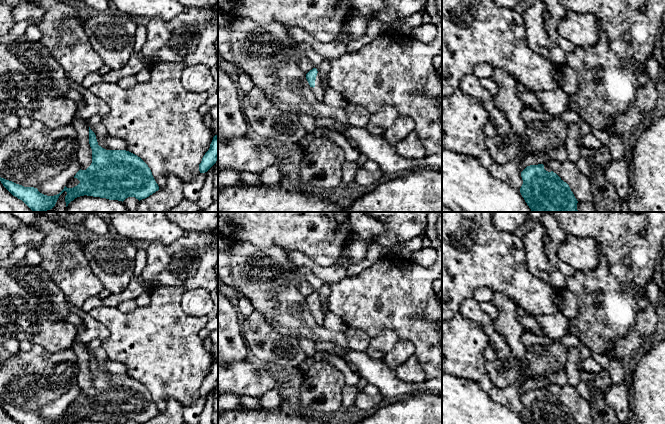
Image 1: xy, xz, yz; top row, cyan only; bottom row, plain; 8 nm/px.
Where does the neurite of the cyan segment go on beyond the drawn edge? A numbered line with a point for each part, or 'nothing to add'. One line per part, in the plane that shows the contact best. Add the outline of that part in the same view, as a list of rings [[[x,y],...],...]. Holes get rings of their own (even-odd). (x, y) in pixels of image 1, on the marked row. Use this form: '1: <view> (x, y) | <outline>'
1: xz (319, 92) | [[[319,72],[317,73],[317,76],[316,76],[315,87],[314,88],[310,87],[310,88],[311,88],[311,91],[313,92],[313,94],[315,95],[316,99],[318,101],[323,101],[324,96],[325,96],[325,90],[322,87],[321,76],[320,76]]]

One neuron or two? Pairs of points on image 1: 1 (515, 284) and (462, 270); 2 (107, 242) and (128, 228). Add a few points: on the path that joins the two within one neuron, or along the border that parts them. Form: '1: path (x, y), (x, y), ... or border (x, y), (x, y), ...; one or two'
1: path (502, 271), (475, 270); one
2: border (114, 229), (132, 241); two

